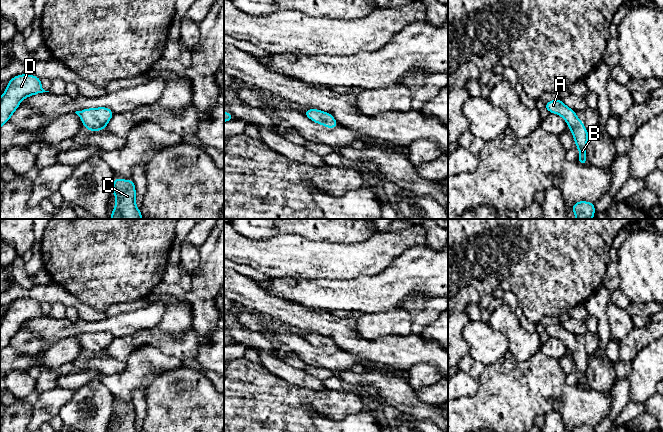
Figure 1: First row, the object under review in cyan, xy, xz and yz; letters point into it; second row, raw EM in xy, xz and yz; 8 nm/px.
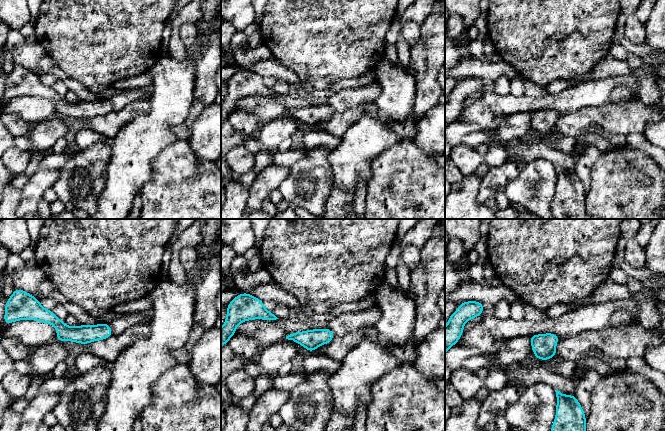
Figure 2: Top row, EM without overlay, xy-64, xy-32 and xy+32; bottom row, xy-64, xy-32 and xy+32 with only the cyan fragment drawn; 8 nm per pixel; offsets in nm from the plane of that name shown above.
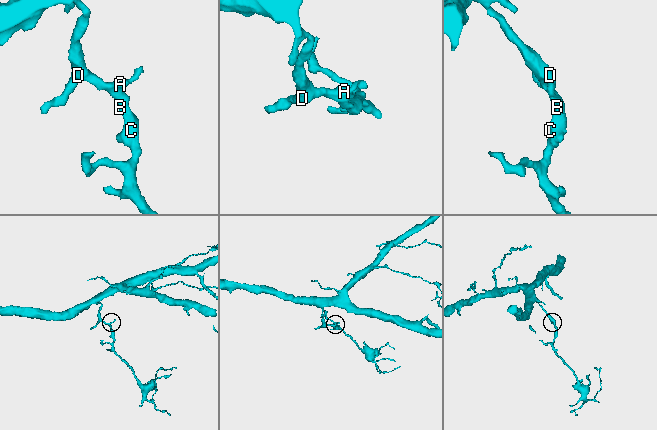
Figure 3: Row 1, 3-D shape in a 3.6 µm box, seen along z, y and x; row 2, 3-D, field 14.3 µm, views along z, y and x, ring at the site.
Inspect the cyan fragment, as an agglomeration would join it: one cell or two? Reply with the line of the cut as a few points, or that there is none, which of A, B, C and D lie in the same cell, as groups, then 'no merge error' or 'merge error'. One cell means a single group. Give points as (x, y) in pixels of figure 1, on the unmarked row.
no cut; A B C D; no merge error

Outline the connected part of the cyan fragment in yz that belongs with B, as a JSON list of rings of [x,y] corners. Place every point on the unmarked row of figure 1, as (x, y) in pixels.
[[[560,322],[546,326],[545,334],[560,339],[567,346],[574,361],[575,370],[579,373],[577,386],[581,389],[587,389],[586,371],[589,357],[583,346],[576,340],[576,335],[567,331]]]

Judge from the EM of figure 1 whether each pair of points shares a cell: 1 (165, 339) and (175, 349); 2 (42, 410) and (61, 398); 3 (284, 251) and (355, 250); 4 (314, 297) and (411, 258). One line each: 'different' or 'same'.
1: same
2: same
3: same
4: same

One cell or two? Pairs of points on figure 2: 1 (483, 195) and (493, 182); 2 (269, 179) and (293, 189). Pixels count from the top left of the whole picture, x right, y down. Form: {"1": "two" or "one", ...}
{"1": "one", "2": "two"}

